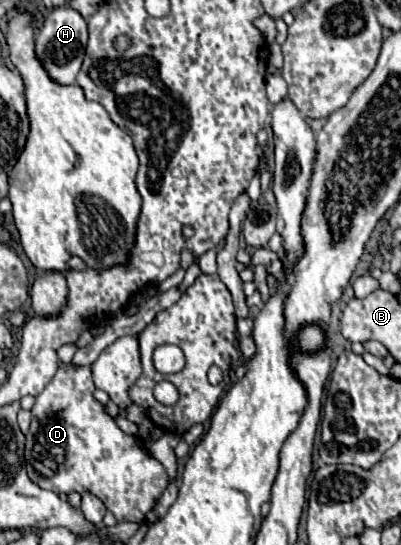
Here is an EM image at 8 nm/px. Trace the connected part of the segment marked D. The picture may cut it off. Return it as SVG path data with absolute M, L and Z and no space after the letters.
M60 363L50 385L36 397L32 423L26 433L26 471L42 489L54 493L92 491L118 521L142 523L168 485L166 469L156 461L142 439L126 435L94 399L90 367Z

